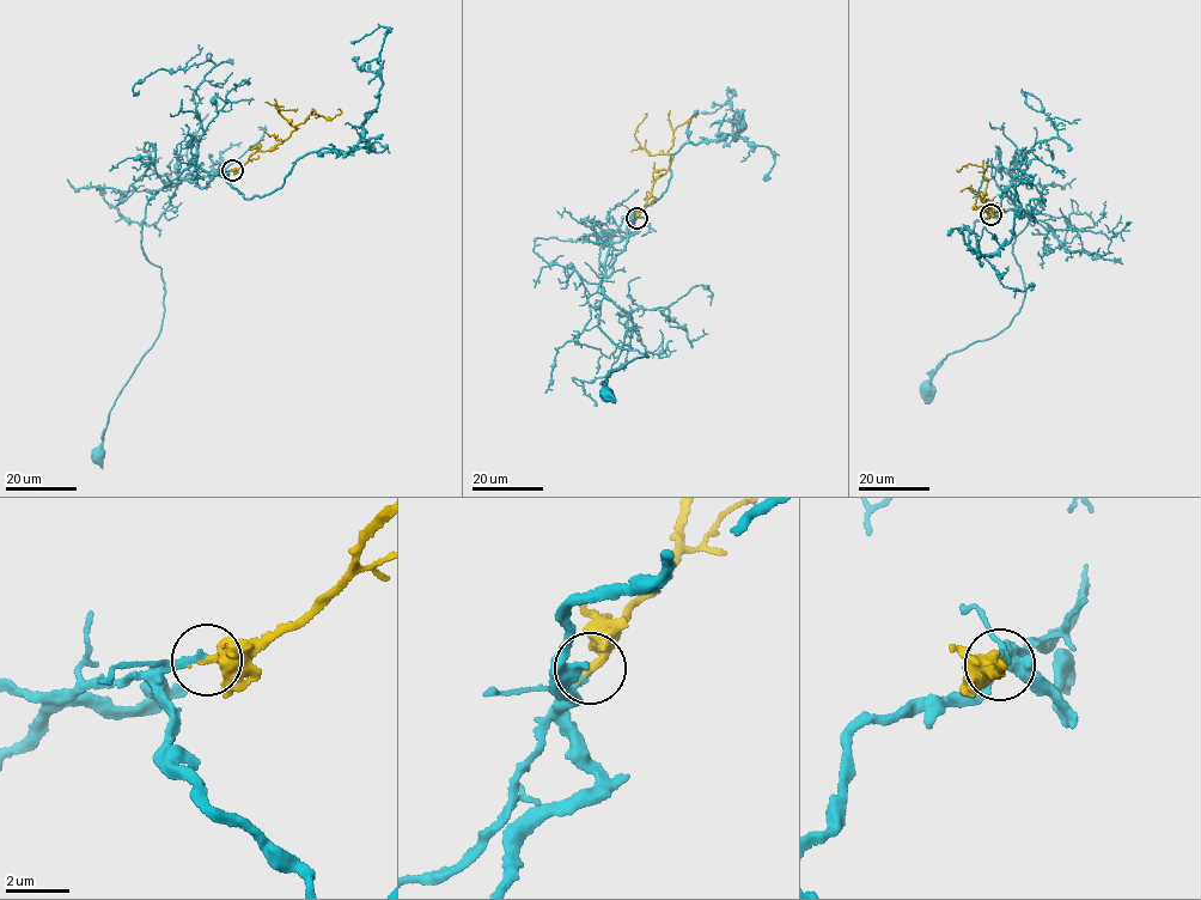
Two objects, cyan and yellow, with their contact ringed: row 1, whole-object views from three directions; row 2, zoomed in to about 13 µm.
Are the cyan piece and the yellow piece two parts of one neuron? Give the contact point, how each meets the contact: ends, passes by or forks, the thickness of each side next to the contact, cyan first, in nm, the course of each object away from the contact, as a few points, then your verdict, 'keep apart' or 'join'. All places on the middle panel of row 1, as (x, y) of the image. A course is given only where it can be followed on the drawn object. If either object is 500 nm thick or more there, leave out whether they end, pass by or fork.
at (636, 218); cyan ends there; yellow ends there; 240 nm thick on the cyan side, 340 nm on the other; cyan runs (636, 219), (610, 248), (597, 324), (617, 347), (648, 358), (636, 357), (610, 374), (605, 395); yellow runs (636, 219), (672, 157), (662, 152), (651, 156), (640, 146), (634, 134), (647, 113); join

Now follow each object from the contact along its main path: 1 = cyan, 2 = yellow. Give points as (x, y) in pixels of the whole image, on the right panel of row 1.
1: (992, 214), (1005, 196), (1029, 218), (1012, 244), (1025, 287), (1022, 305), (999, 334), (948, 356), (928, 388)
2: (992, 214), (993, 210), (985, 211), (989, 207), (983, 195), (985, 169), (969, 163), (958, 170)

